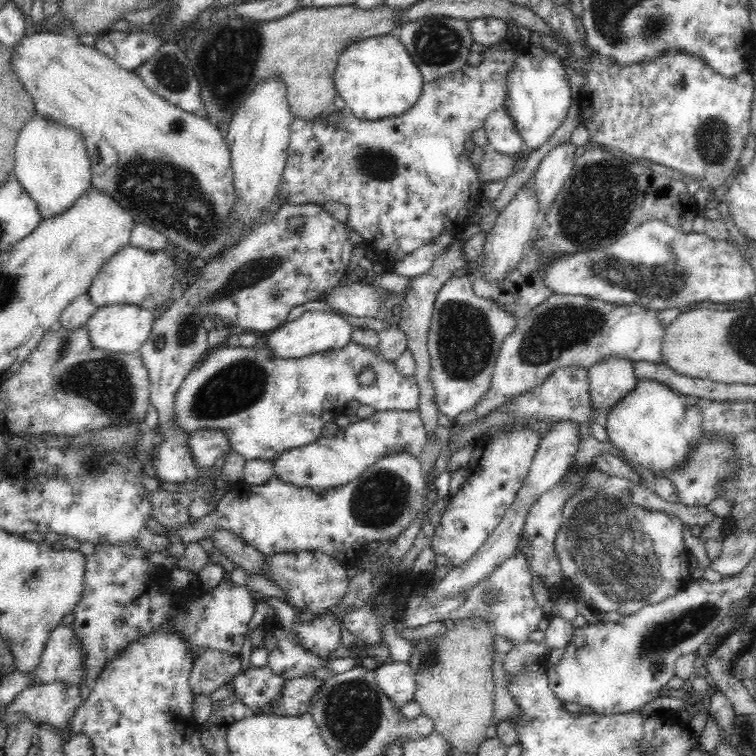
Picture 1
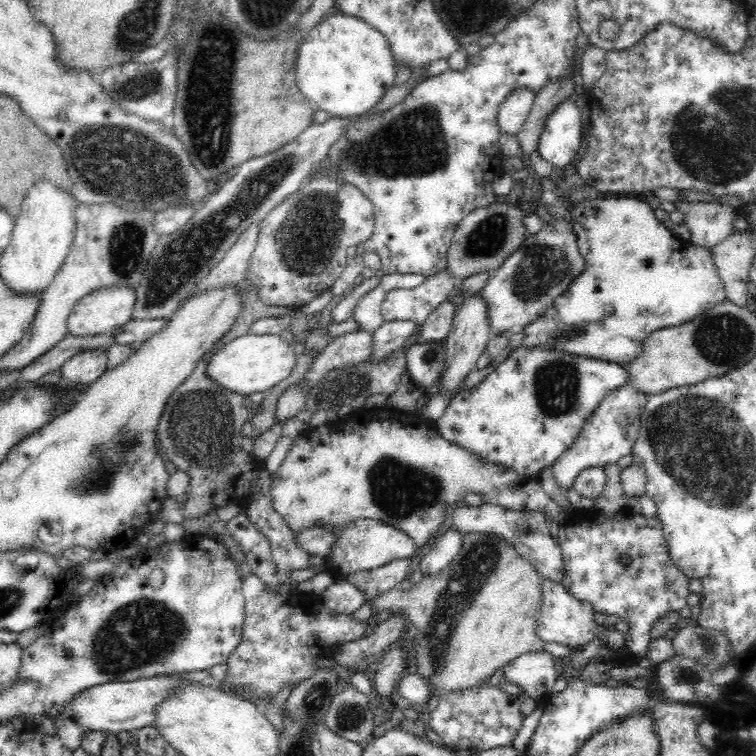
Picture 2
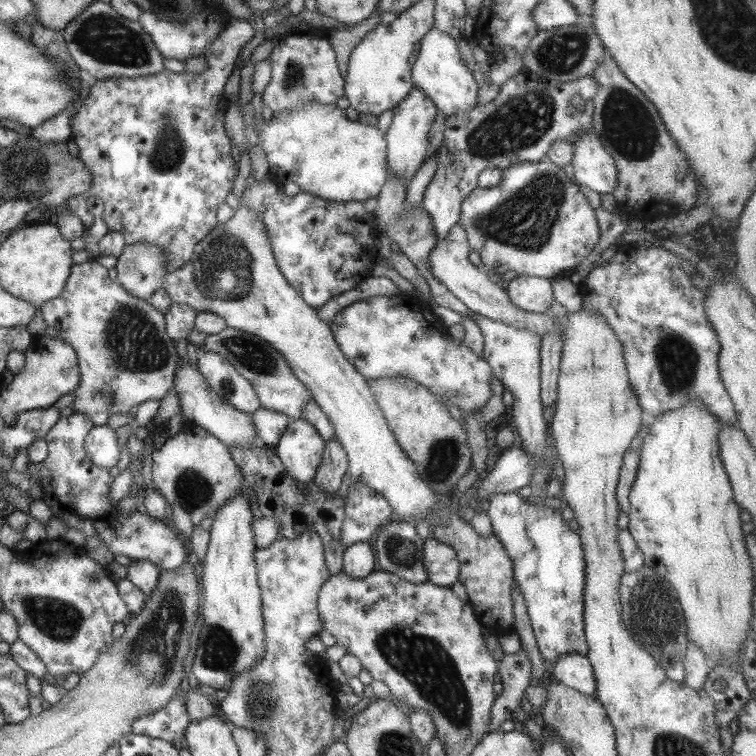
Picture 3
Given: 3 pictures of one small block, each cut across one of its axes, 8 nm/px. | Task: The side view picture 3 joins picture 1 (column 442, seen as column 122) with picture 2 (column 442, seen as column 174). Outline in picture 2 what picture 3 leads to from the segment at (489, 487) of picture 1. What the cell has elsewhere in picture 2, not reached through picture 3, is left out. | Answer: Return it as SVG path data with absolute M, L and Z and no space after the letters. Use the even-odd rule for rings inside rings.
M454 528L442 532L438 538L432 540L434 544L427 546L426 554L420 560L418 568L422 571L424 577L438 574L462 548L462 534Z

